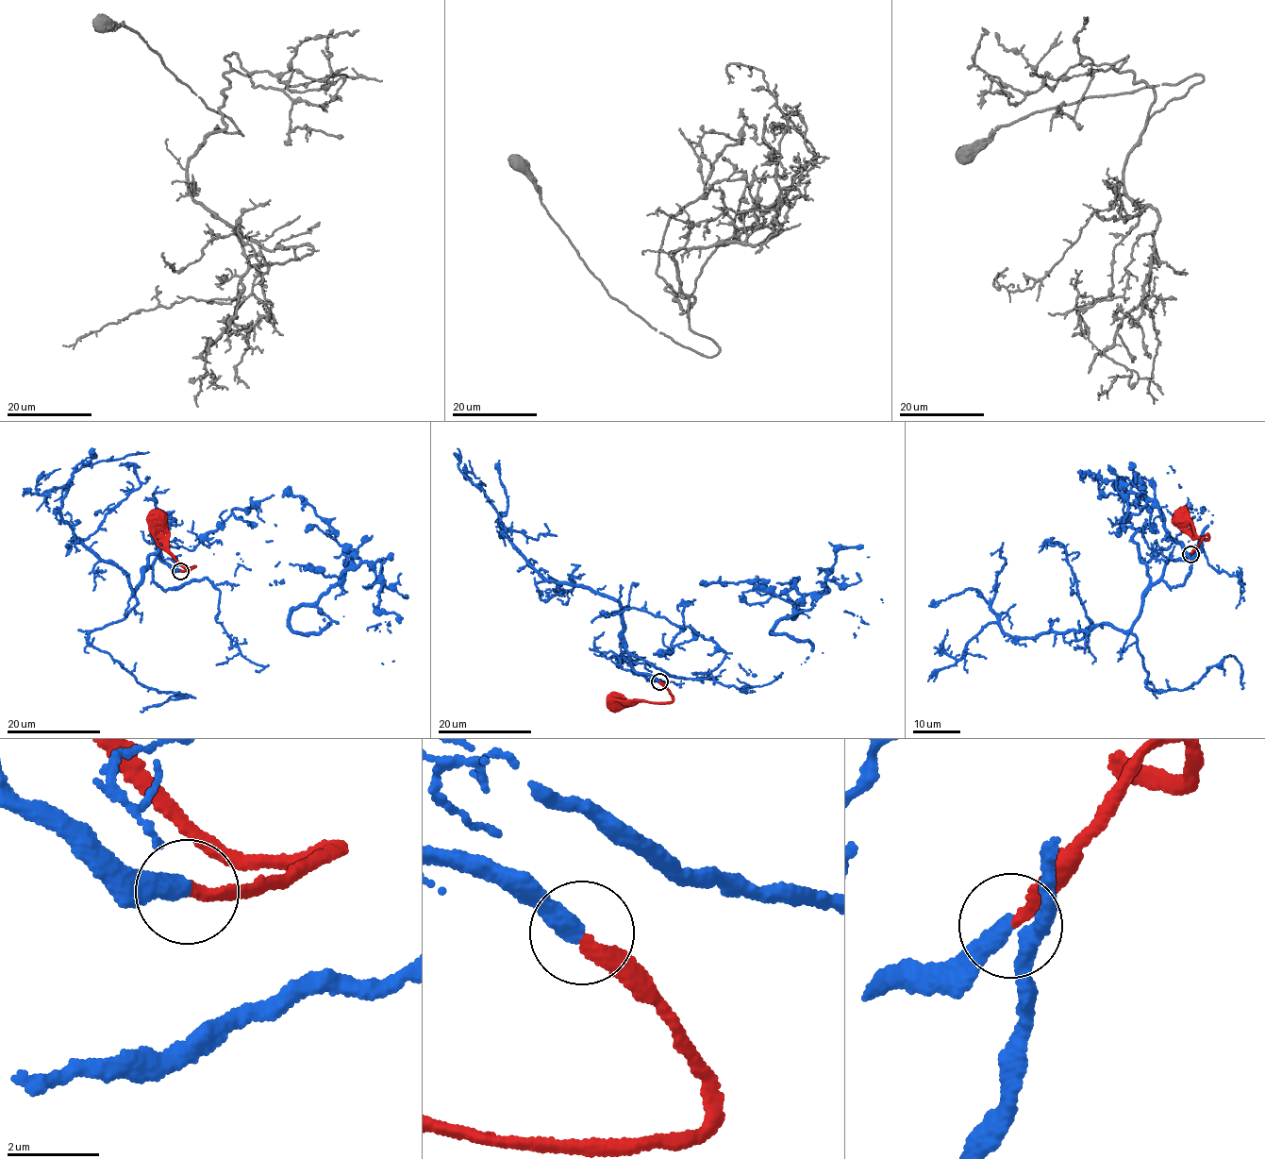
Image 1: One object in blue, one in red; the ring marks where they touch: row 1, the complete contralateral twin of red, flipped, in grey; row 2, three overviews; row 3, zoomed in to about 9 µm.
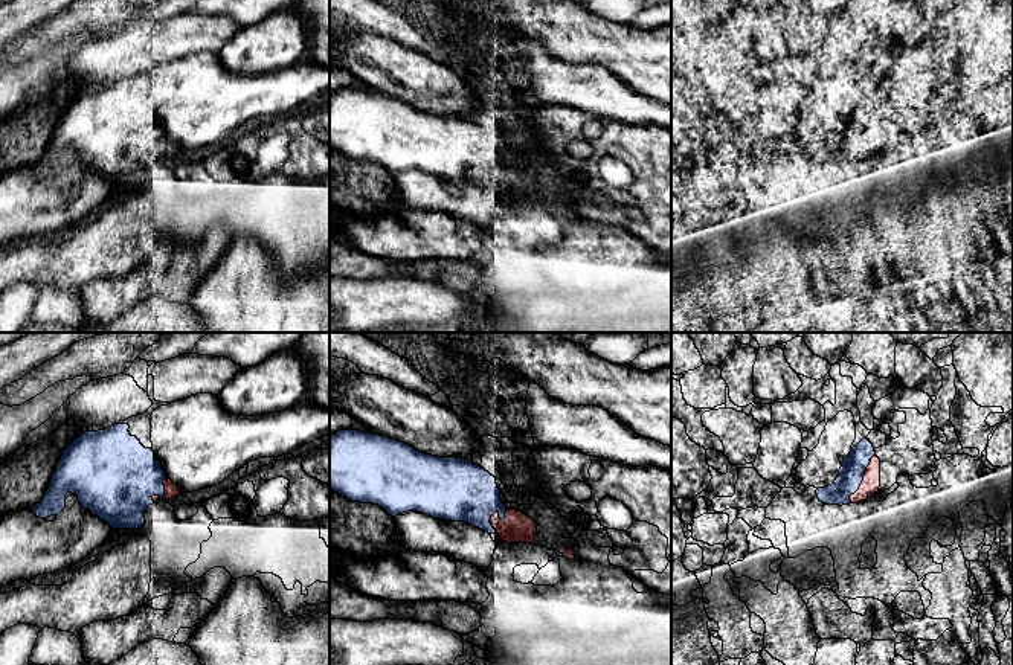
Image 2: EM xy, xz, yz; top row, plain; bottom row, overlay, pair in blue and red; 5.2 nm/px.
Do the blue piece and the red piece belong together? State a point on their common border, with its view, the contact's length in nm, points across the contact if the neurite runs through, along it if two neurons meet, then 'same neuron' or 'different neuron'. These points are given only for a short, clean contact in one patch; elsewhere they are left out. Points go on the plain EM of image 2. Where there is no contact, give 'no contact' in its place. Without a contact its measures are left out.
yz (862, 136) | 300 nm | different neuron

